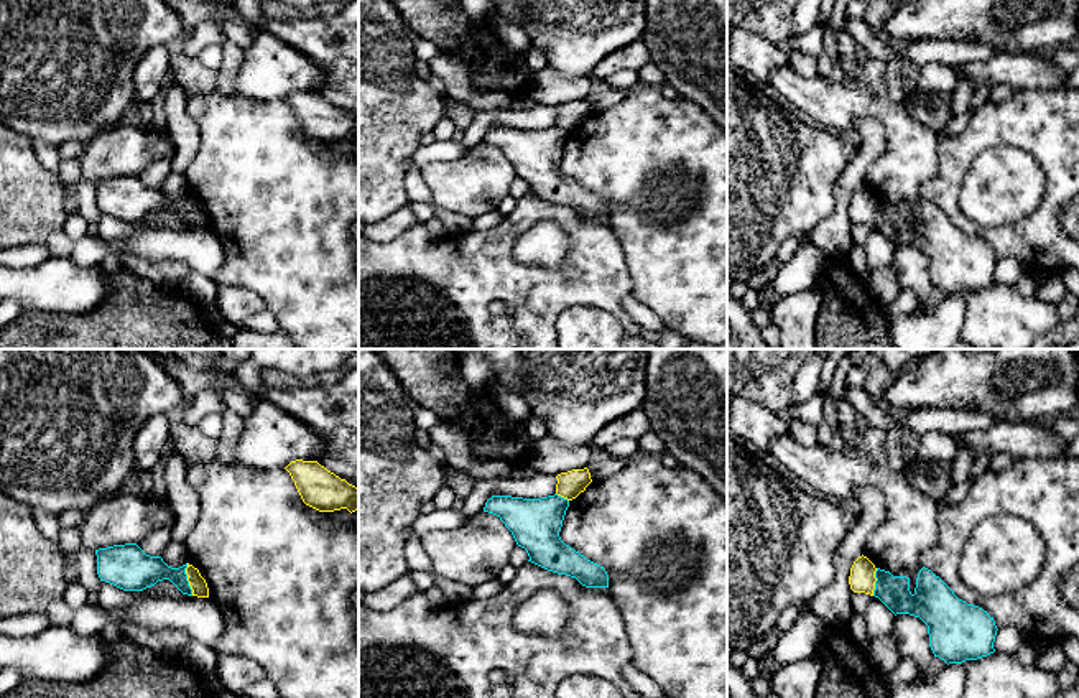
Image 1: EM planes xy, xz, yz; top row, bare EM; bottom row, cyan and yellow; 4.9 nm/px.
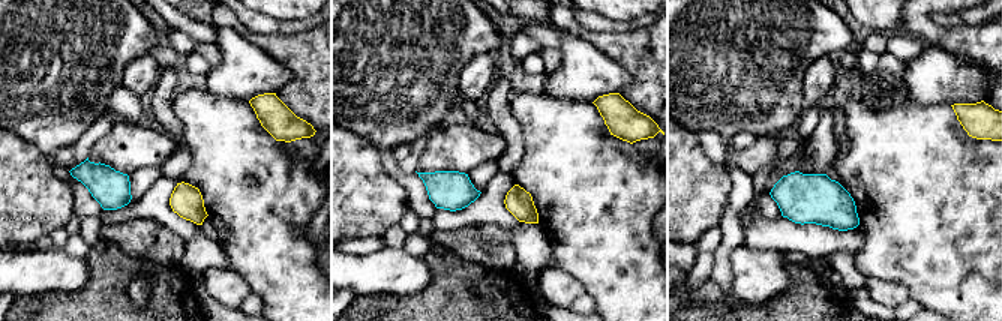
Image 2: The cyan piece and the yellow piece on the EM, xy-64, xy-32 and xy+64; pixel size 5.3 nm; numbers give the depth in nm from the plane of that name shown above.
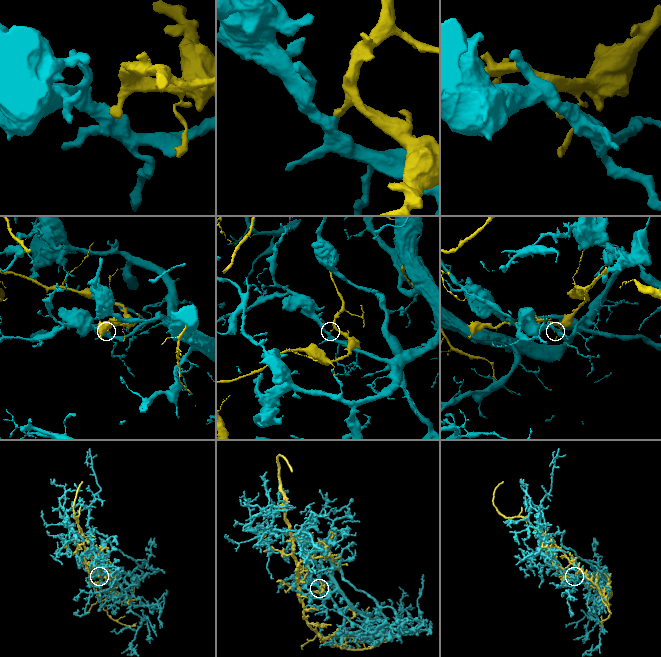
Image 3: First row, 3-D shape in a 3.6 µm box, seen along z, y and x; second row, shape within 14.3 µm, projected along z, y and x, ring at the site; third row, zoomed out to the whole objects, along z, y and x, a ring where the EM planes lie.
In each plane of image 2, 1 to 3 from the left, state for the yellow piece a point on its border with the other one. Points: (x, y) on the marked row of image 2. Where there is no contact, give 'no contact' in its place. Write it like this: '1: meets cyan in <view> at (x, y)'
1: no contact
2: no contact
3: no contact

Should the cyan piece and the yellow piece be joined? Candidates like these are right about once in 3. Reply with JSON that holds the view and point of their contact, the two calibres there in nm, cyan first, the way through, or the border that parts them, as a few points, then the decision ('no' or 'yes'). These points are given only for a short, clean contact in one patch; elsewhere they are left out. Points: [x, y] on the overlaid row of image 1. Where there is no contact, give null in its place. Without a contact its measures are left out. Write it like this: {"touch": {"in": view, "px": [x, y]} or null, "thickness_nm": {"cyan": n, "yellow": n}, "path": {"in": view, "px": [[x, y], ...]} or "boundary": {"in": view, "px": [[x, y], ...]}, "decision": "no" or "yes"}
{"touch": {"in": "xy", "px": [186, 580]}, "thickness_nm": {"cyan": 190, "yellow": 80}, "boundary": {"in": "xy", "px": [[186, 563], [186, 580], [193, 595]]}, "decision": "no"}

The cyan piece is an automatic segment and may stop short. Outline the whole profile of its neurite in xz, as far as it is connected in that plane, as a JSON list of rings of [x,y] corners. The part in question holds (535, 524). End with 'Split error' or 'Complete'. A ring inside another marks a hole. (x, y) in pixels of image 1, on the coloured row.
[[[554,494],[541,499],[492,496],[484,512],[497,515],[512,532],[518,547],[525,548],[531,563],[576,578],[586,588],[609,588],[604,566],[587,560],[566,545],[561,527],[569,500]]]. Complete

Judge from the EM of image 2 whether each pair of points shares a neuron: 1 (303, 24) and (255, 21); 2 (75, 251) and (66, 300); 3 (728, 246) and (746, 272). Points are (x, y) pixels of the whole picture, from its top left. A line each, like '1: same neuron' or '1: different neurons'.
1: same neuron
2: different neurons
3: different neurons

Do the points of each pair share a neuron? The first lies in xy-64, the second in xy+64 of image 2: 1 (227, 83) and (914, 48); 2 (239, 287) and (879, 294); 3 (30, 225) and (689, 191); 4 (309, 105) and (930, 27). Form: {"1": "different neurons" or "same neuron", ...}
{"1": "different neurons", "2": "same neuron", "3": "same neuron", "4": "same neuron"}

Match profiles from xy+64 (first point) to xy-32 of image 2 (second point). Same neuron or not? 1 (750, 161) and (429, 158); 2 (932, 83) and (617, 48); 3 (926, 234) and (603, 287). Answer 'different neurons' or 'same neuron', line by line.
1: same neuron
2: different neurons
3: same neuron

